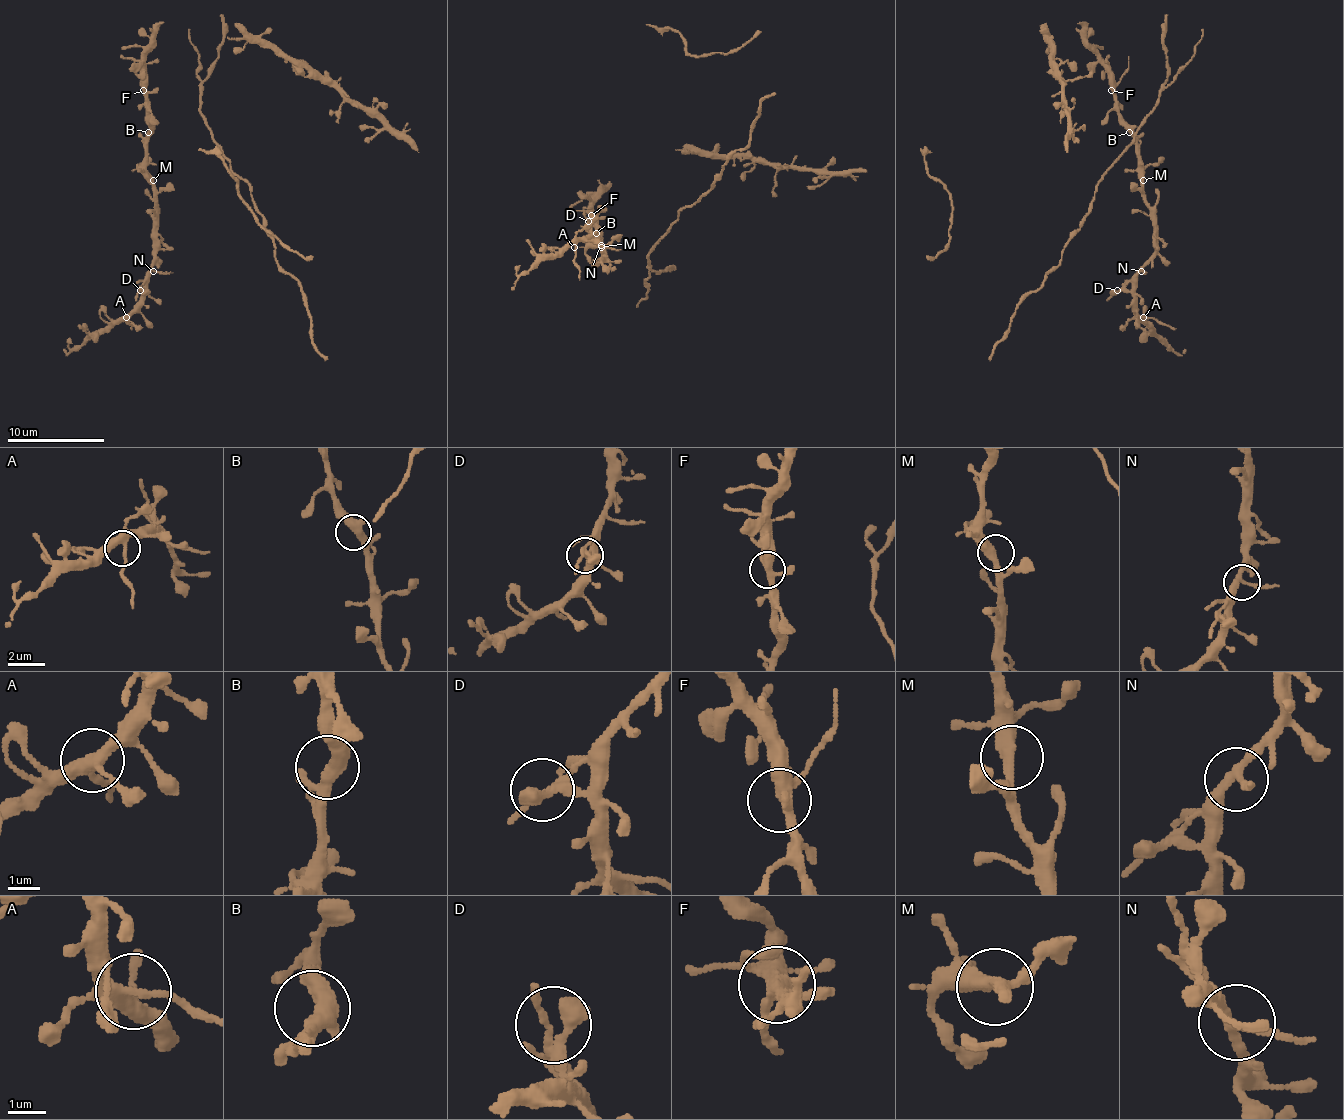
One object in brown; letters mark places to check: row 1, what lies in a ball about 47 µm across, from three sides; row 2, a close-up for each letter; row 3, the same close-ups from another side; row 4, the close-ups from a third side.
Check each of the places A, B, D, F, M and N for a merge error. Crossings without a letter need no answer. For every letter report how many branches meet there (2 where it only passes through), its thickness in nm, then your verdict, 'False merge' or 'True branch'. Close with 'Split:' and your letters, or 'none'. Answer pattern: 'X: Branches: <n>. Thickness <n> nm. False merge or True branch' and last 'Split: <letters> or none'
A: Branches: 4. Thickness 280 nm. True branch
B: Branches: 2. Thickness 480 nm. True branch
D: Branches: 4. Thickness 200 nm. True branch
F: Branches: 4. Thickness 340 nm. True branch
M: Branches: 2. Thickness 400 nm. True branch
N: Branches: 3. Thickness 240 nm. True branch
Split: none

